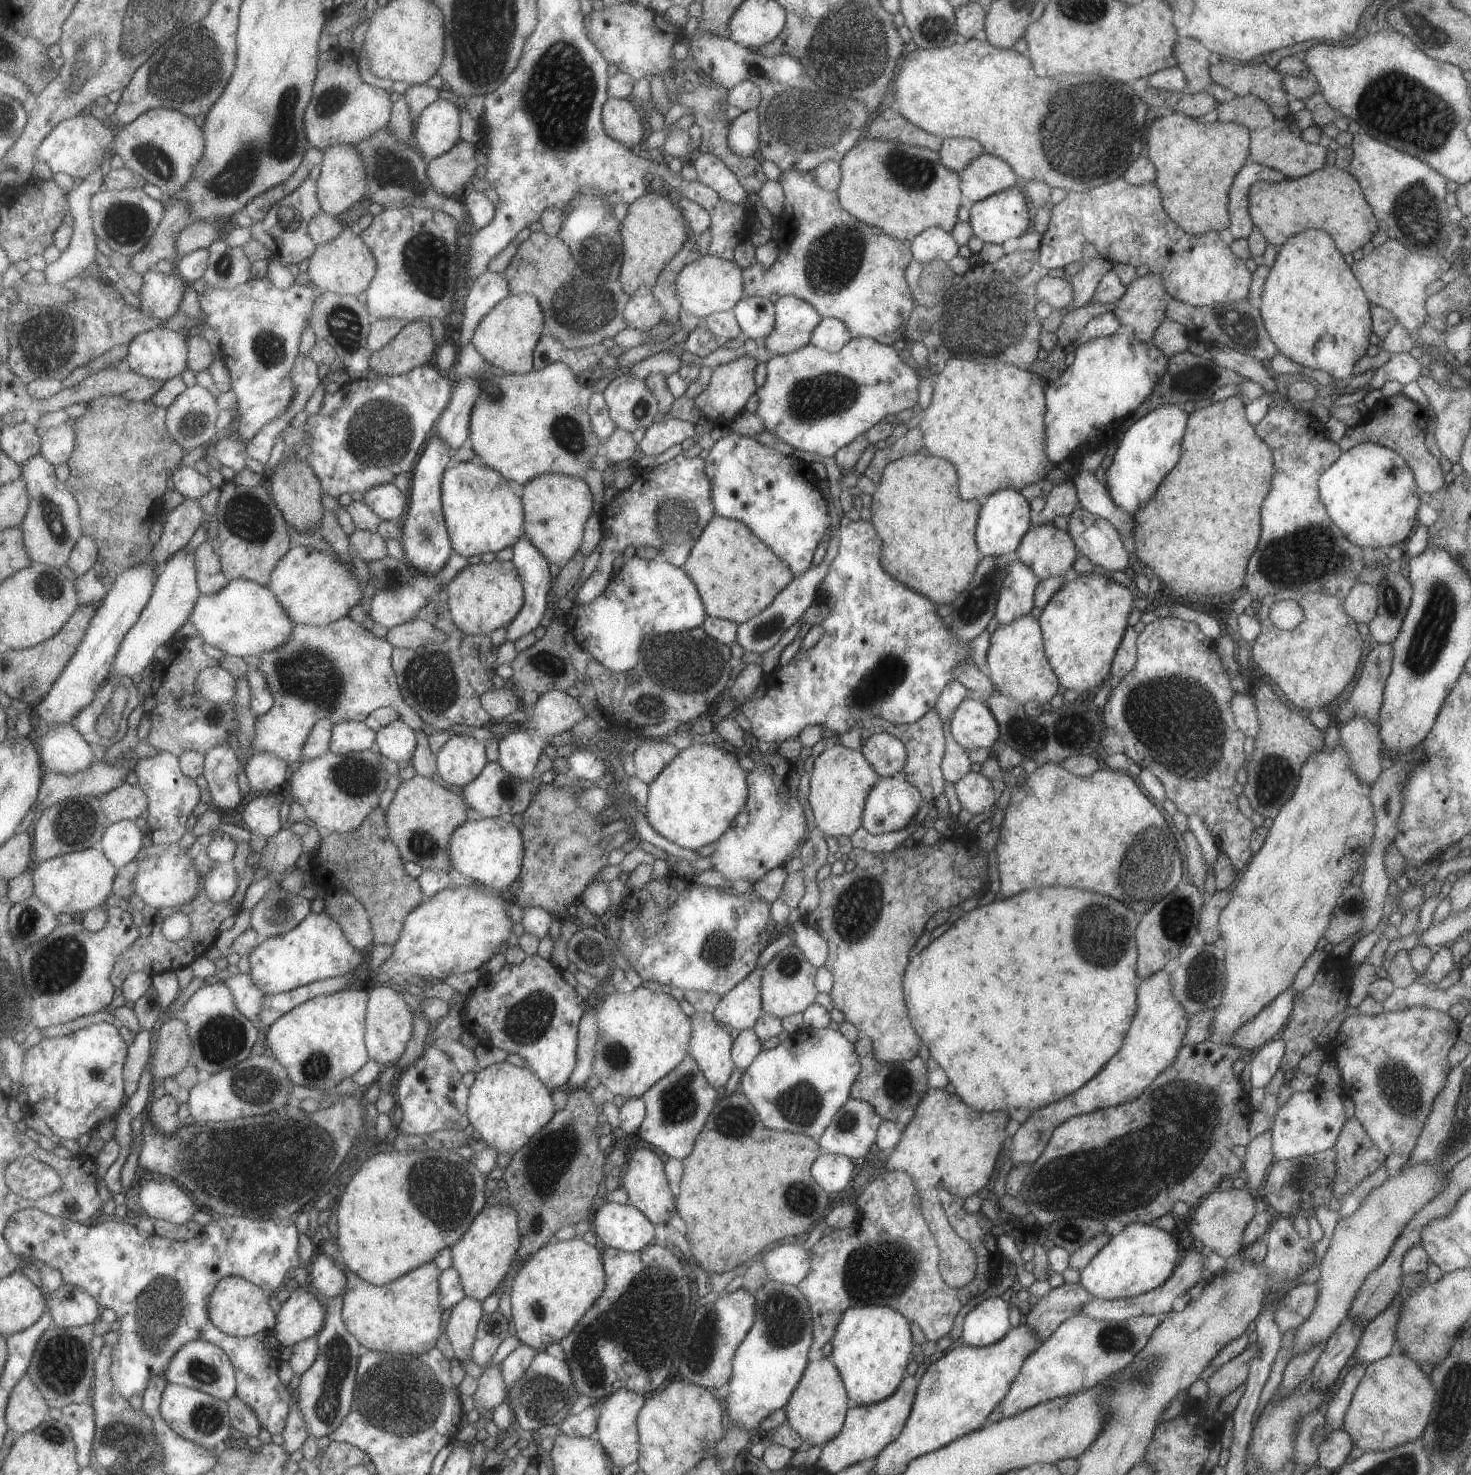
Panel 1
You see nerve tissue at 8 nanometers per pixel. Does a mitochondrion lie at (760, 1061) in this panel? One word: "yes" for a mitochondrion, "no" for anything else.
no

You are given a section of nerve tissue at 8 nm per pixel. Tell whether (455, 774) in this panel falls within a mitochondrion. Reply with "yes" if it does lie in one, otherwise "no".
no

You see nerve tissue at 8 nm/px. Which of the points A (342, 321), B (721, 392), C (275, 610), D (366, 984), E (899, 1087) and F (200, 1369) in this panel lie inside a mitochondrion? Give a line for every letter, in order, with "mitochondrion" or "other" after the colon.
A: mitochondrion
B: other
C: other
D: other
E: mitochondrion
F: mitochondrion

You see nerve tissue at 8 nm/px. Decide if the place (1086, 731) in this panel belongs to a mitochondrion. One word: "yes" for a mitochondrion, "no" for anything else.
yes

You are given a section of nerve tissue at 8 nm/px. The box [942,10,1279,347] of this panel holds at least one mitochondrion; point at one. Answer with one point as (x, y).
(1094, 150)

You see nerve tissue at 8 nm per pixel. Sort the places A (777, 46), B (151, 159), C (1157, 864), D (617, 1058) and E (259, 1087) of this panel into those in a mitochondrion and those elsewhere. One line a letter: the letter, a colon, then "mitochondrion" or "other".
A: other
B: mitochondrion
C: mitochondrion
D: mitochondrion
E: mitochondrion

